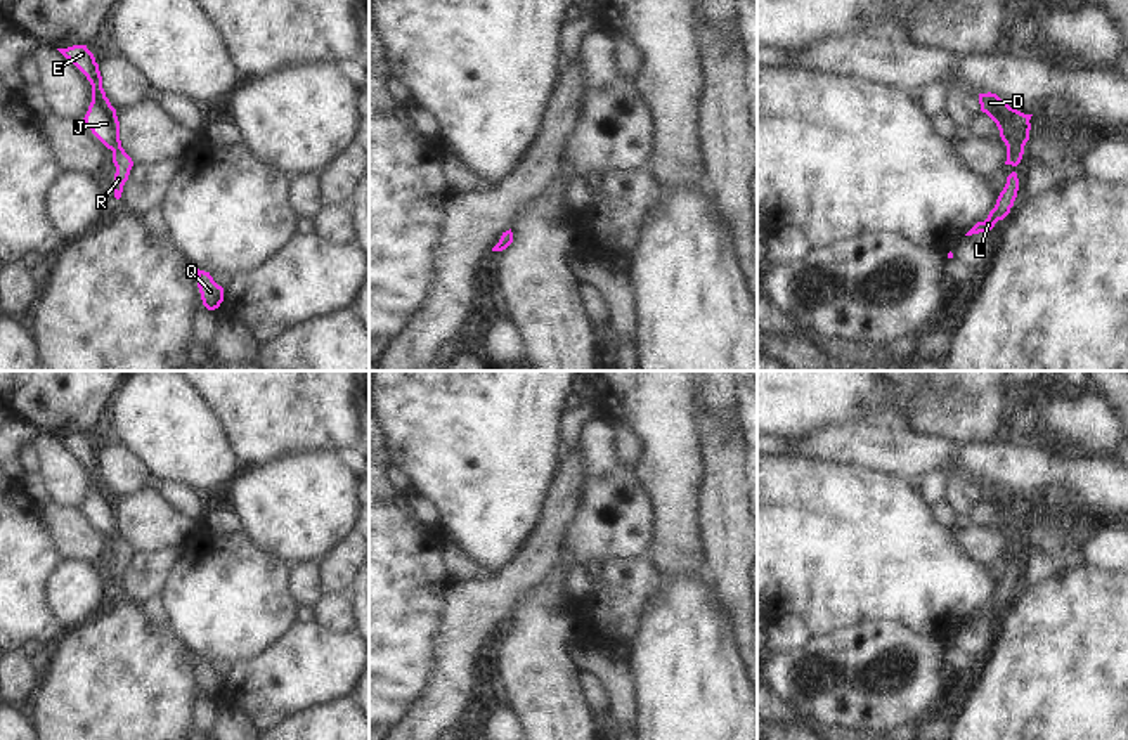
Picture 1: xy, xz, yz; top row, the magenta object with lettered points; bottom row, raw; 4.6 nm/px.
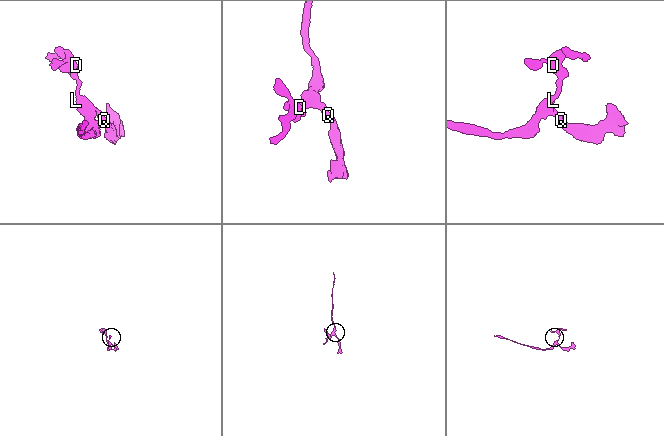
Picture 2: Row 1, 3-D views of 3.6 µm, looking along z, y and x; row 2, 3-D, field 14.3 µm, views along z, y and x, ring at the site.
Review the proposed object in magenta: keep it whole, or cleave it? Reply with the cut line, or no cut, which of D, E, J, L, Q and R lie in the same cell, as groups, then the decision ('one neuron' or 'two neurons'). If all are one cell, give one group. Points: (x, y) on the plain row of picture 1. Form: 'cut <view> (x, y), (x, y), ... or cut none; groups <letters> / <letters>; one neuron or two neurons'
cut none; groups D E J L Q R; one neuron

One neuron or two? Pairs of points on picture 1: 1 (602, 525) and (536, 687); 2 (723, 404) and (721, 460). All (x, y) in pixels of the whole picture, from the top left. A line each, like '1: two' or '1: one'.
1: one
2: two

